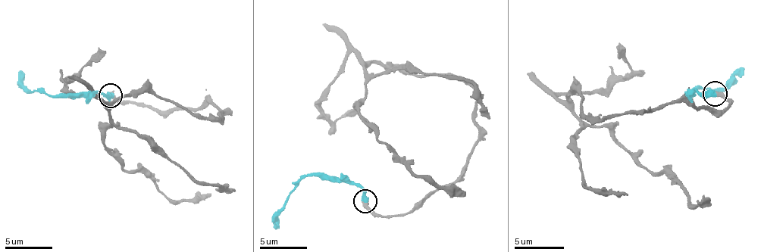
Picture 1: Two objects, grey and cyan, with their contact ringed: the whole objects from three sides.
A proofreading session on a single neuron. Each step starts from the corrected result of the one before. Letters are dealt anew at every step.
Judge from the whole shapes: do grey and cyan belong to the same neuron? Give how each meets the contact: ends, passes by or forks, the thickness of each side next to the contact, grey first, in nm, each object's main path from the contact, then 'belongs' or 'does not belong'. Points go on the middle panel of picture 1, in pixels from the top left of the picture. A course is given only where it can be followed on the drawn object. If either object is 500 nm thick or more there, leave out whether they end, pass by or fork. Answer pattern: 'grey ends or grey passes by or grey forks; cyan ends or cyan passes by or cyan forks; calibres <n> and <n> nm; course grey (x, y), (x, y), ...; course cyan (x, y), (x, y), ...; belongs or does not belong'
calibres 480 and 500 nm; course grey (364, 200), (414, 212), (477, 139), (466, 82), (371, 63), (359, 118), (466, 195); course cyan (364, 200), (359, 186), (305, 176), (277, 214), (274, 228); belongs

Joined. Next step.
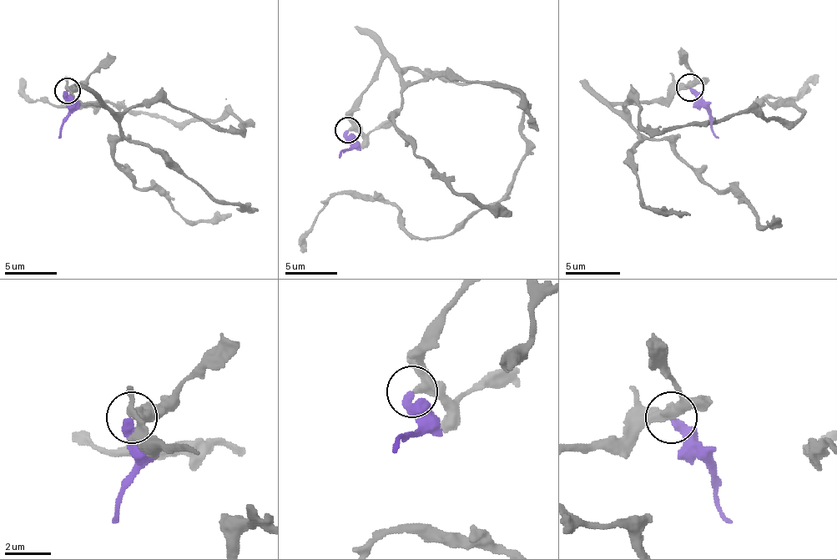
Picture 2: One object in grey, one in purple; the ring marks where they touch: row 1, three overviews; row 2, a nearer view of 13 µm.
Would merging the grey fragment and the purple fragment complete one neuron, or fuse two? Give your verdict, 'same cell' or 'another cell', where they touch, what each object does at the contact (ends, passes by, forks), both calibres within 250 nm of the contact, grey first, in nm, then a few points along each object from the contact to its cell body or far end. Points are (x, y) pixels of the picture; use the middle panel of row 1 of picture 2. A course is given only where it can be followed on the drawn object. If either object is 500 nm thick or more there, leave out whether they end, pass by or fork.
another cell; place (347, 130); grey passes by; purple ends; calibres 240 and 360 nm; course grey (348, 130), (390, 57), (509, 88), (525, 156), (450, 234), (415, 239), (387, 203), (335, 194), (301, 252); course purple (348, 130), (345, 138), (351, 145), (338, 158)

